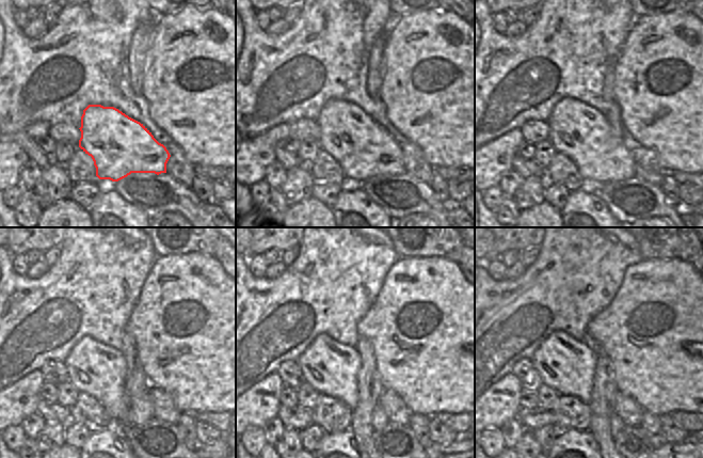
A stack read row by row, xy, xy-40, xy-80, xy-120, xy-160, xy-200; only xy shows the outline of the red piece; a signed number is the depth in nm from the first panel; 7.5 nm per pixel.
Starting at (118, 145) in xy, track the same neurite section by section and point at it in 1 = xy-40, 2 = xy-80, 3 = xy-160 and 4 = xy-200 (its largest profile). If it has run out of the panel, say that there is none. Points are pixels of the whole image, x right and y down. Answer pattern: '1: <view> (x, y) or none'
1: xy-40 (363, 148)
2: xy-80 (578, 130)
3: xy-160 (331, 367)
4: xy-200 (566, 365)

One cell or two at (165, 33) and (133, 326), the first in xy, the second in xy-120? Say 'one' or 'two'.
one

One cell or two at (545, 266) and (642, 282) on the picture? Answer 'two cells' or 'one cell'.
two cells

